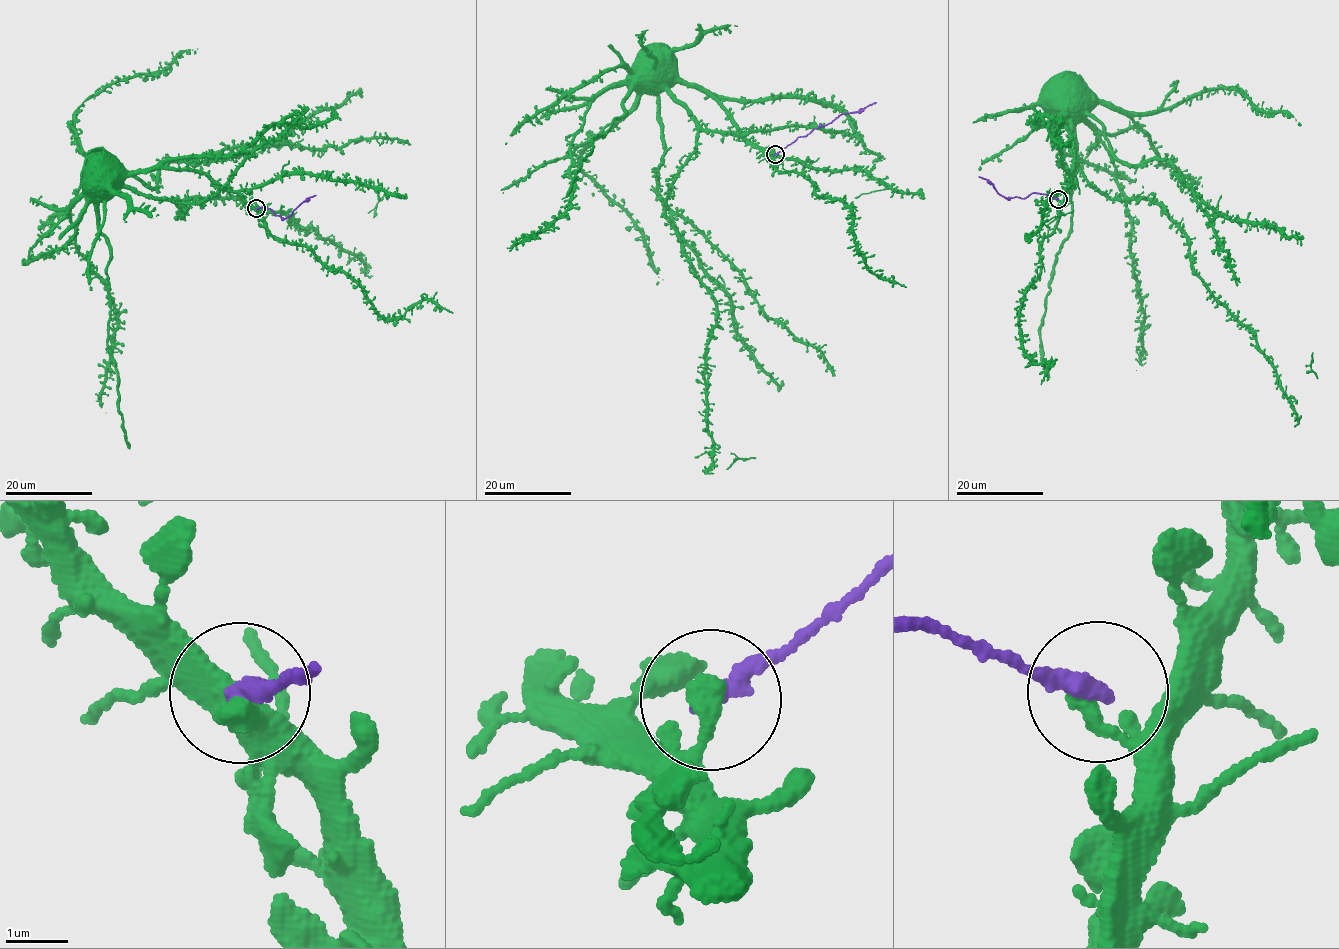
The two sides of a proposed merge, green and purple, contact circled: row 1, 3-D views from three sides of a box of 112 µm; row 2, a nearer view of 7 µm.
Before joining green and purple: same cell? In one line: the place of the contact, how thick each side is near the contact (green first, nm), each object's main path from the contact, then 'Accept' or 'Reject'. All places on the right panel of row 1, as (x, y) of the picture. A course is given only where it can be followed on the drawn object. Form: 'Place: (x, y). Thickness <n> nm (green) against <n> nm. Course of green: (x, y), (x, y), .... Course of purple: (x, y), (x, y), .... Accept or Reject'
Place: (1058, 199). Thickness 320 nm (green) against 320 nm. Course of green: (1057, 198), (1065, 196), (1076, 155), (1061, 89), (1066, 85). Course of purple: (1057, 198), (1033, 192), (1021, 199), (1008, 199), (989, 181), (978, 177). Reject

